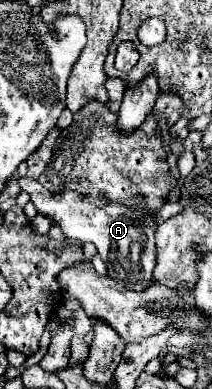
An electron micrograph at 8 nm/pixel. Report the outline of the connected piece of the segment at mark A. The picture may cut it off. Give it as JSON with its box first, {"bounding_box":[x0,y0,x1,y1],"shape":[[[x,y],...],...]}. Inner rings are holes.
{"bounding_box":[19,176,159,288],"shape":[[[27,176],[19,178],[19,186],[31,196],[31,202],[35,204],[37,212],[53,218],[67,238],[87,240],[95,244],[99,256],[107,264],[109,276],[139,276],[137,278],[139,288],[149,288],[151,284],[155,284],[153,280],[157,254],[155,232],[159,224],[153,214],[147,214],[147,210],[143,208],[125,206],[121,202],[105,202],[97,206],[85,194],[77,194],[73,190],[49,192],[37,180],[31,180]]]}

